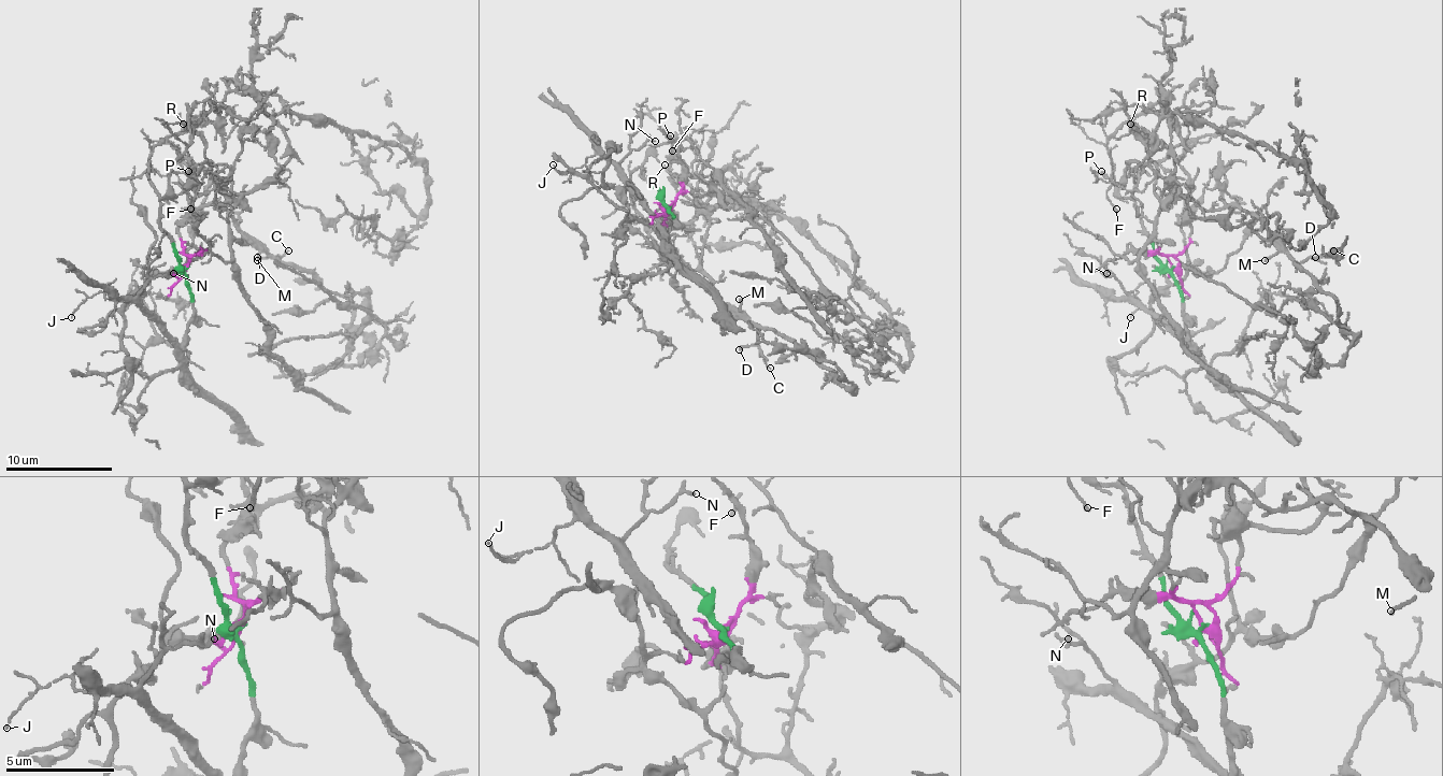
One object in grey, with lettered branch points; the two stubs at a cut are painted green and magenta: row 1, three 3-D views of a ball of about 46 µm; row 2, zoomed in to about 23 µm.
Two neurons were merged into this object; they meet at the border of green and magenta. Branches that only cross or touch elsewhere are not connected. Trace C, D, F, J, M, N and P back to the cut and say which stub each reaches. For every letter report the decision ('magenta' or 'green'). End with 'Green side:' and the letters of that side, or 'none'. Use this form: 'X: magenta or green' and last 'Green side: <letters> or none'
C: magenta
D: magenta
F: magenta
J: green
M: magenta
N: green
P: magenta
Green side: J, N

